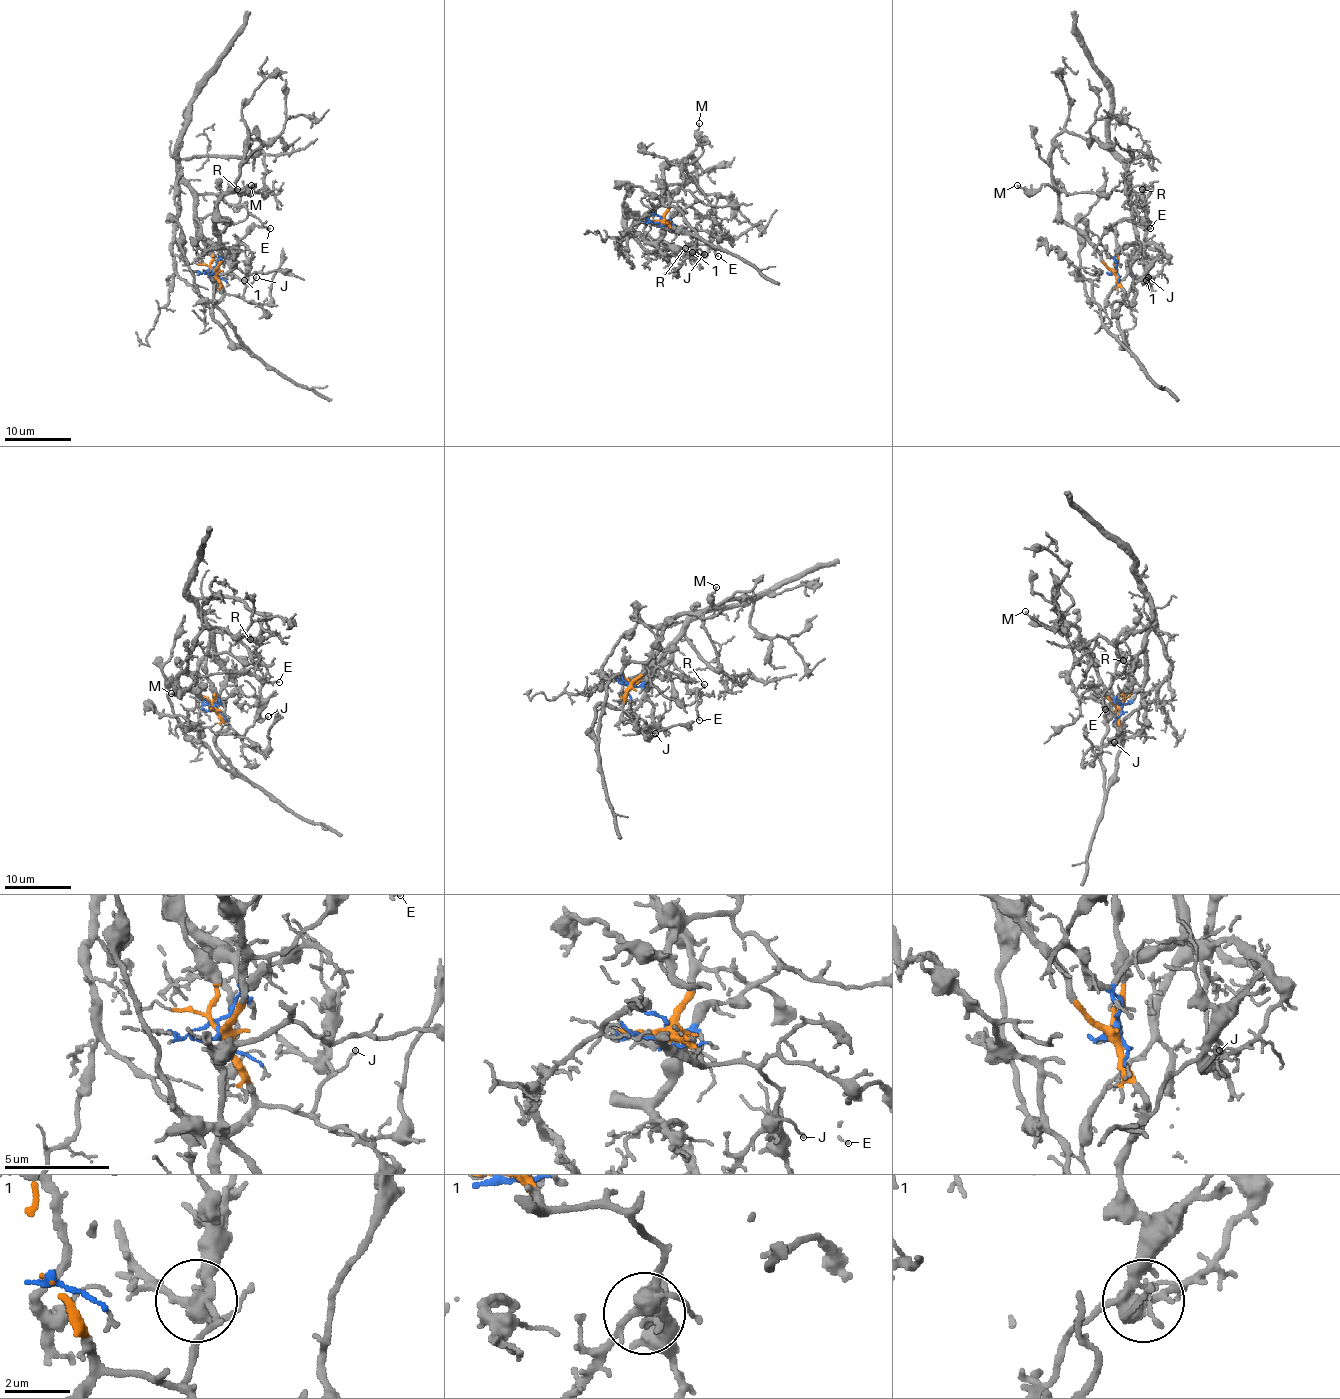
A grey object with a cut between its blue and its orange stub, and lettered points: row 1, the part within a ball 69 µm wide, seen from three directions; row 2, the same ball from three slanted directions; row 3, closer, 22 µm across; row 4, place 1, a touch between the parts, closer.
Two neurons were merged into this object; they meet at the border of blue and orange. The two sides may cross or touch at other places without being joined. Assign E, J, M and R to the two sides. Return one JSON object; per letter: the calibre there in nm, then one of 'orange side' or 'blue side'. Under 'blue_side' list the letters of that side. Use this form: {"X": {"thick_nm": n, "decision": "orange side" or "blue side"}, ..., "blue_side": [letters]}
{"E": {"thick_nm": 120, "decision": "blue side"}, "J": {"thick_nm": 130, "decision": "blue side"}, "M": {"thick_nm": 130, "decision": "orange side"}, "R": {"thick_nm": 110, "decision": "blue side"}, "blue_side": ["E", "J", "R"]}

